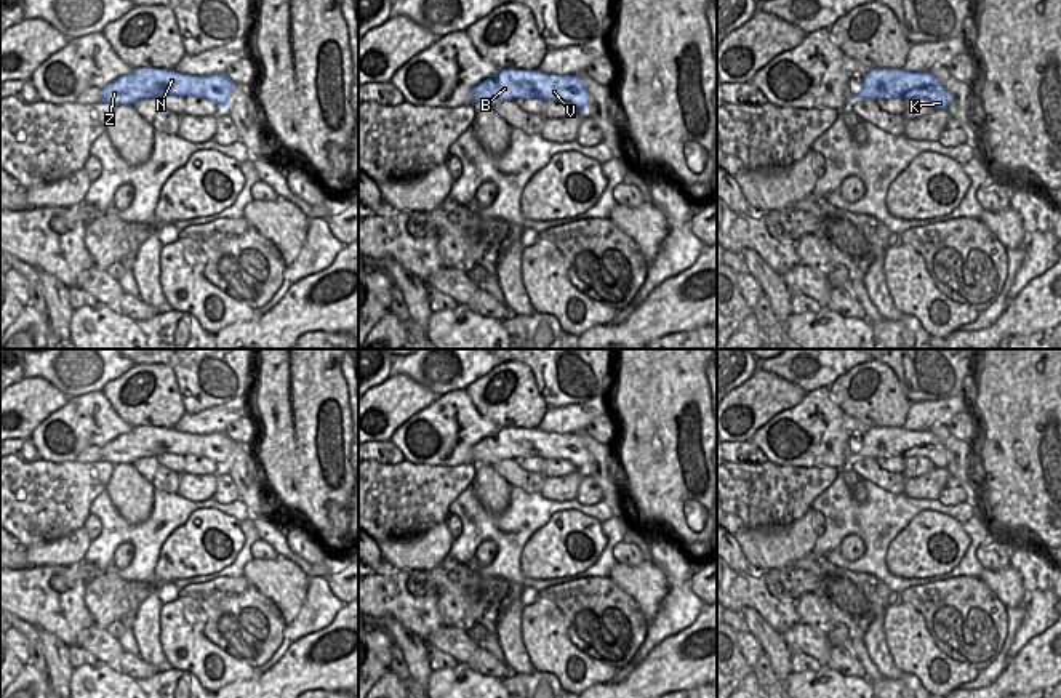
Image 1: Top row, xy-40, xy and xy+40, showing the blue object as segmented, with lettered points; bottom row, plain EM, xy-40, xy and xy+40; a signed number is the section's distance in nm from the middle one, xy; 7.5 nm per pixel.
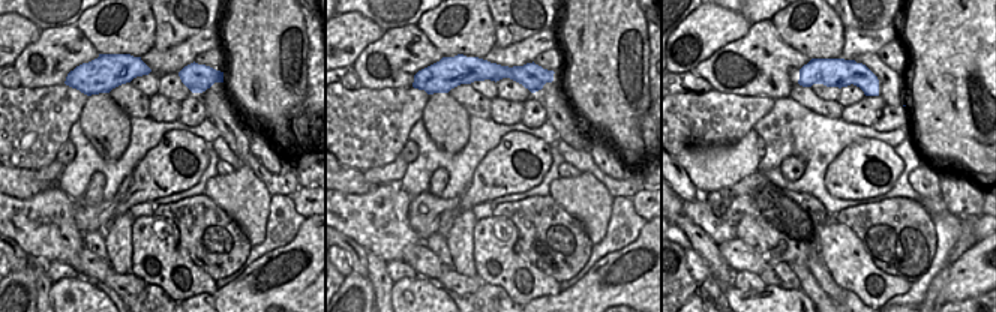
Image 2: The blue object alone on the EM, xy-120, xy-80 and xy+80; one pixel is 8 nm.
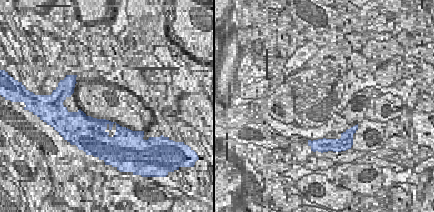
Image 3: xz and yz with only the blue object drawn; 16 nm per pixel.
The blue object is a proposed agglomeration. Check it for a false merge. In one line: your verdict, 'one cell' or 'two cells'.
one cell

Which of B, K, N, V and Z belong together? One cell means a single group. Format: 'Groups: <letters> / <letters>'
Groups: B K N V Z

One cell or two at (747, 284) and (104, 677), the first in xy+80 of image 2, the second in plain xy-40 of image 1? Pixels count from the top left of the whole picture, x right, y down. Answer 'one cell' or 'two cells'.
two cells

